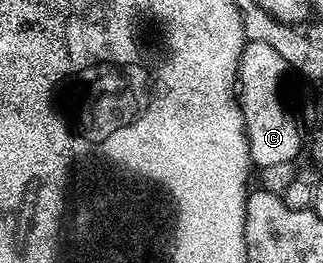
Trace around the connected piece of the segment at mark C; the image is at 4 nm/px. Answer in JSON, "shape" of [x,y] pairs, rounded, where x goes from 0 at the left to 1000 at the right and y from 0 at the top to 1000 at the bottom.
{"shape":[[[762,160],[737,247],[737,399],[755,437],[774,616],[799,639],[910,616],[932,567],[926,475],[916,452],[882,422],[882,392],[870,369],[882,285],[892,278],[885,228],[867,221],[867,205],[827,163]]]}

